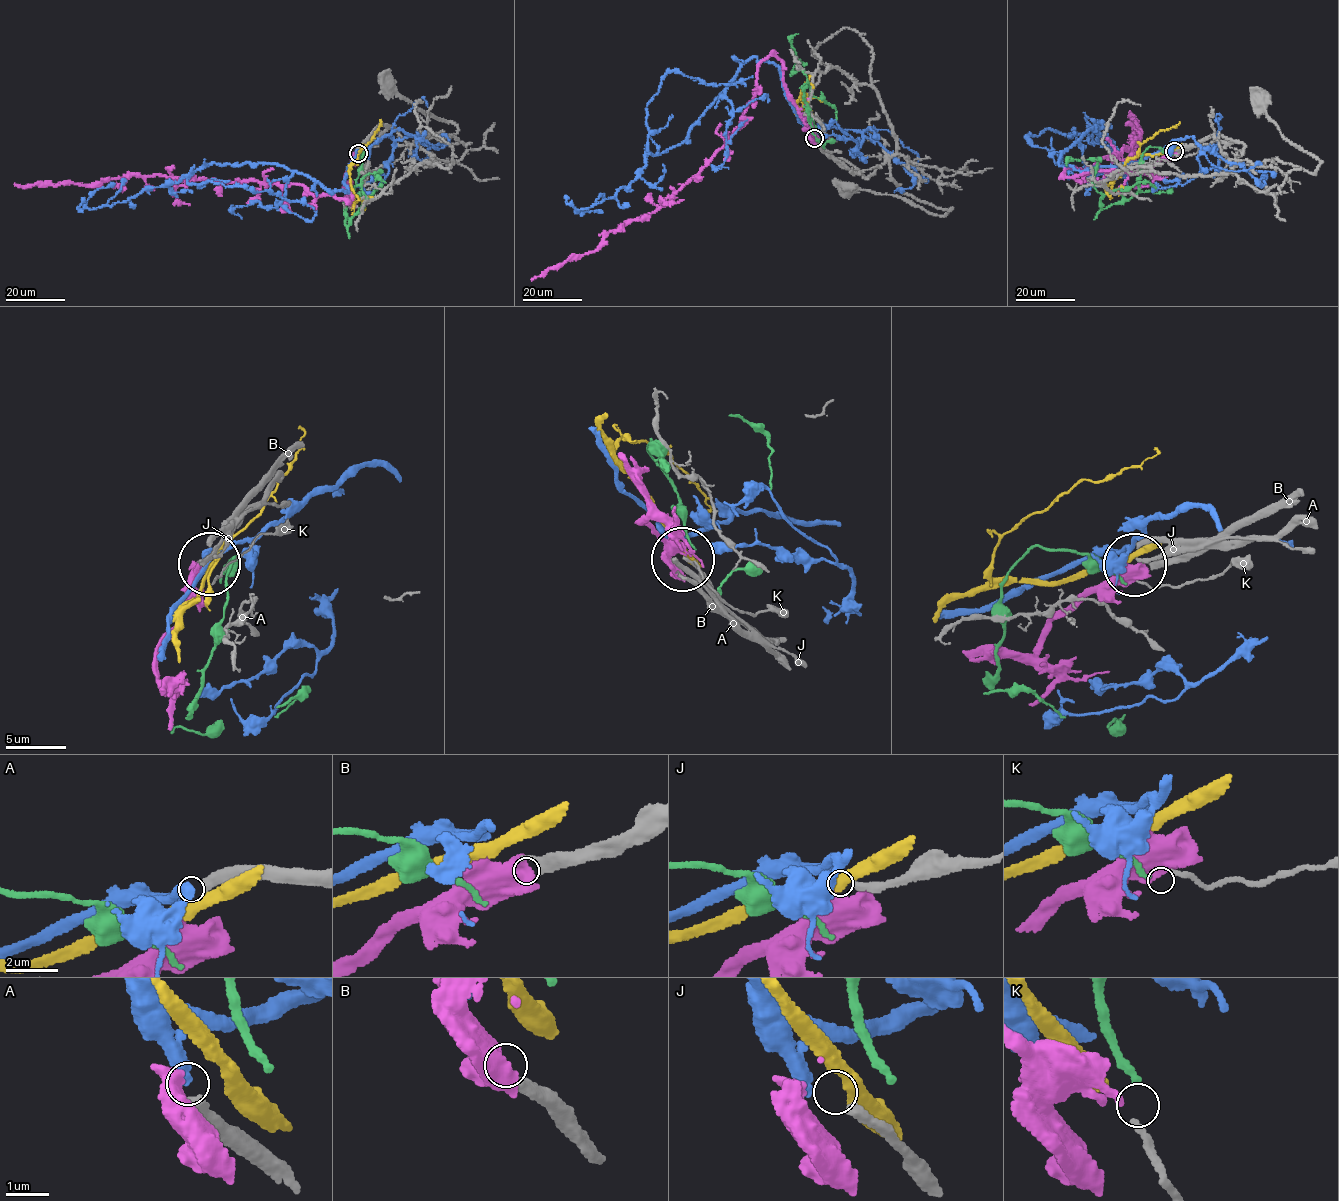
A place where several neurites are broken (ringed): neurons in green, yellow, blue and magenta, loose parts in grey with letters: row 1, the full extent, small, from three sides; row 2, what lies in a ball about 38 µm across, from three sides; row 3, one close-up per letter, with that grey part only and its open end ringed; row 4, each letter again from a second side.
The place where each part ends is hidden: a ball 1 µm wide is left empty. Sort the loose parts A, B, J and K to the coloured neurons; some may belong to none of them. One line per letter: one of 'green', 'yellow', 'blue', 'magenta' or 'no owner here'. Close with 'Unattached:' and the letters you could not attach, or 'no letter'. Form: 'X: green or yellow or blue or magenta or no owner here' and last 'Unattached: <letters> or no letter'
A: blue
B: magenta
J: no owner here
K: green
Unattached: J

